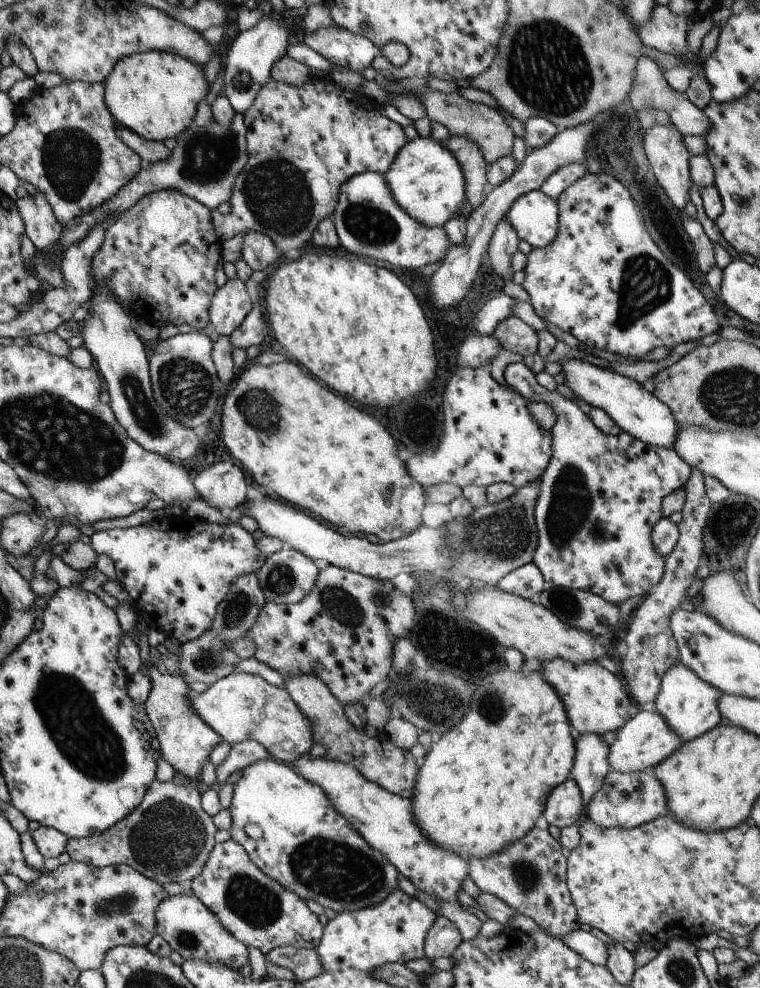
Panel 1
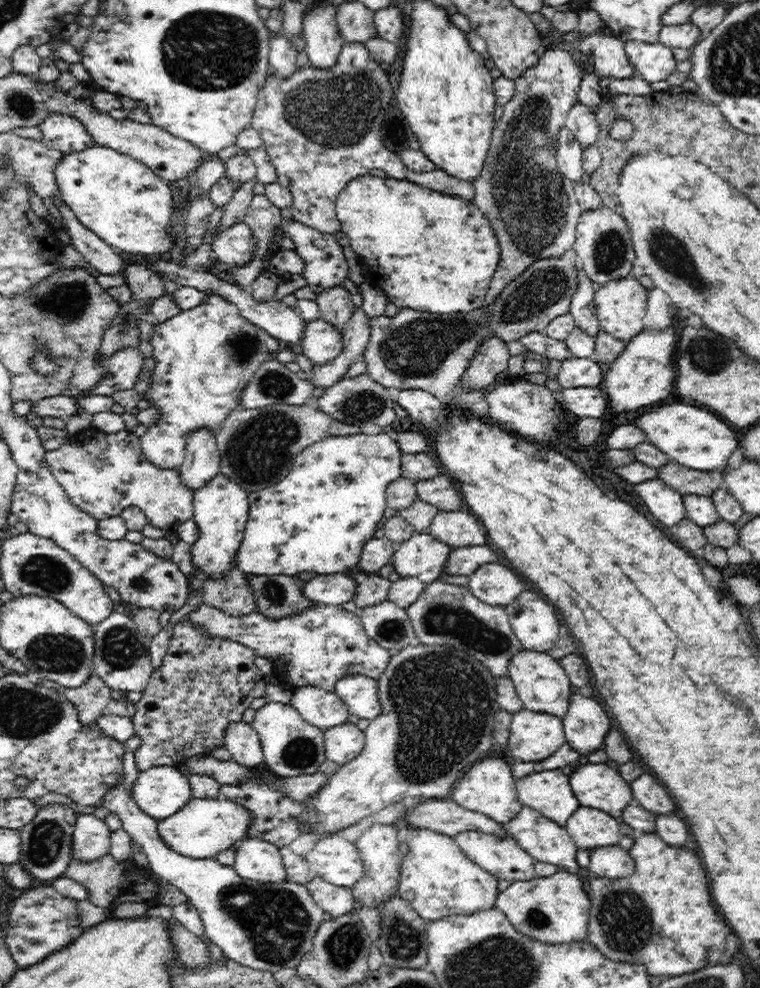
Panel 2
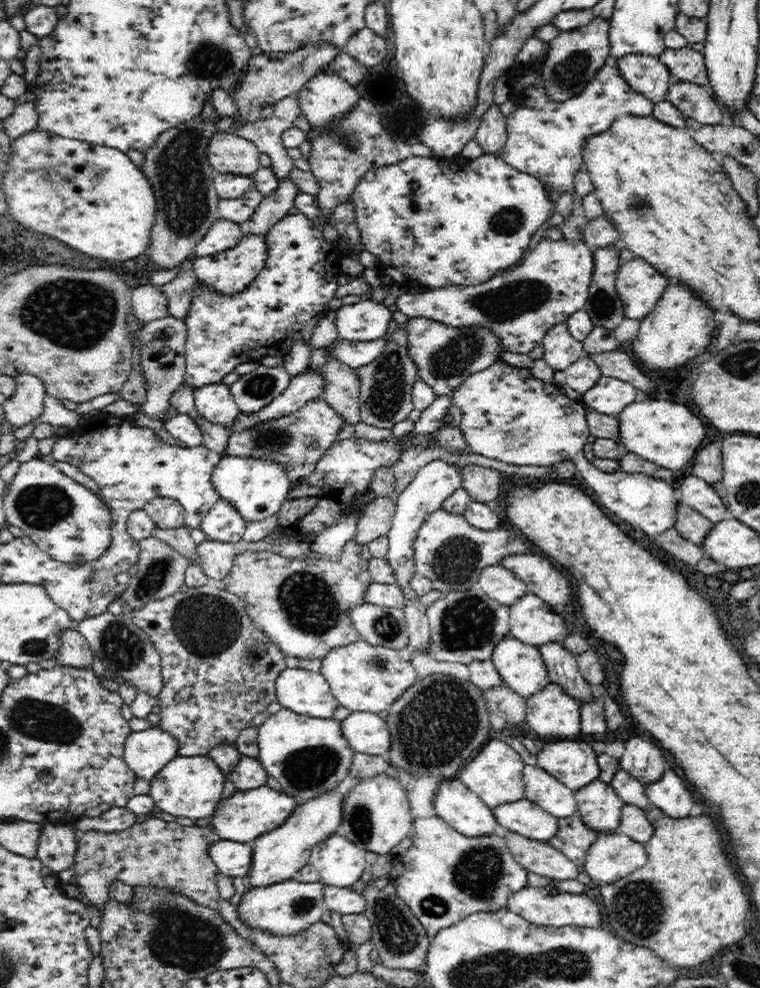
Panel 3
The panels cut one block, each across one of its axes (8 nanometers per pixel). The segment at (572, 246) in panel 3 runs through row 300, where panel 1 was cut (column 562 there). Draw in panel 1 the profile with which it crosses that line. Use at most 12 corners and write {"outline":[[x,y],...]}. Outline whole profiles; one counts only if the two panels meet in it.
{"outline":[[523,362],[556,415],[535,504],[547,586],[620,605],[665,558],[651,532],[691,475],[674,447],[607,435]]}

